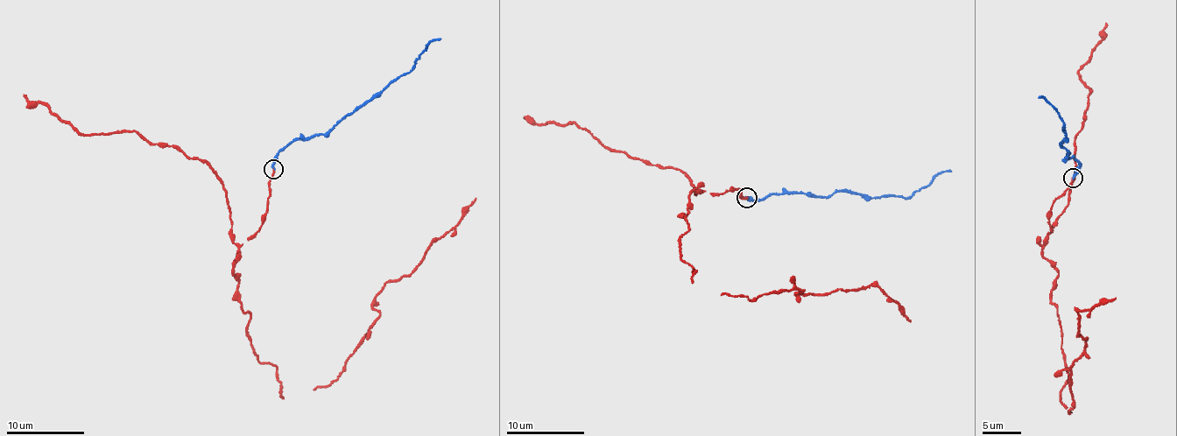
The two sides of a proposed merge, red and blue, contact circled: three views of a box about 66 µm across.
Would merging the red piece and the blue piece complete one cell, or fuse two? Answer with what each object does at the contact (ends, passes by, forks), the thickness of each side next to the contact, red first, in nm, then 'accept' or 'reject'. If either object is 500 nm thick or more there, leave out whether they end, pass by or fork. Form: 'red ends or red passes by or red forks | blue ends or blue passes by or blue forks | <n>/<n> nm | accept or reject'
red ends | blue ends | 140/220 nm | accept

